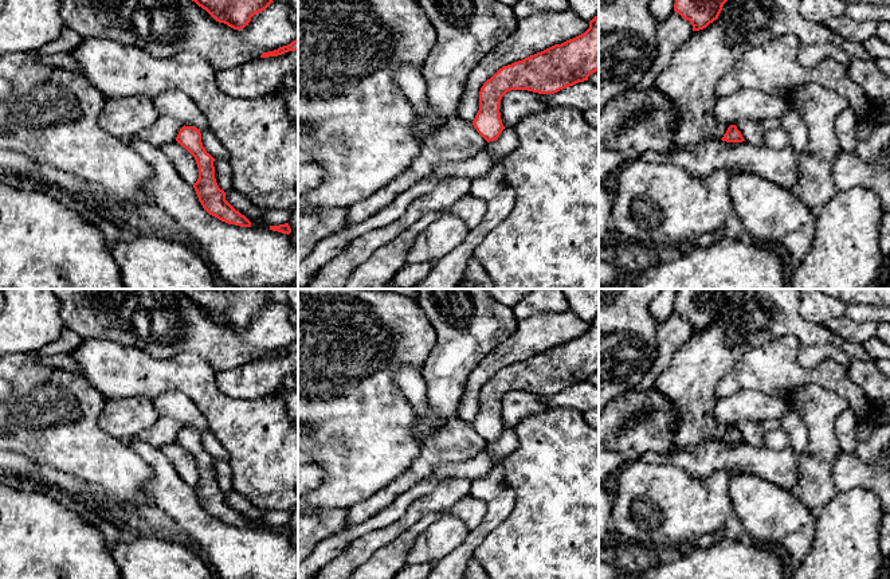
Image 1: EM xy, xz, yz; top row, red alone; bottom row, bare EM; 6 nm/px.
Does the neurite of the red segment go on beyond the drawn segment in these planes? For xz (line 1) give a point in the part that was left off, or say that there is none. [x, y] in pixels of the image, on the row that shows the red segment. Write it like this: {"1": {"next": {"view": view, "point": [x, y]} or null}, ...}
{"1": {"next": null}}

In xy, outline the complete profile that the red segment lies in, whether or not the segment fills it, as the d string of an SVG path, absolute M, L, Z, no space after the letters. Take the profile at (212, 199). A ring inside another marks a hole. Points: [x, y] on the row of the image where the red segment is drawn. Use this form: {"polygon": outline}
{"polygon": "M184 125L176 141L196 160L199 179L193 188L203 208L228 224L251 227L251 222L226 200L226 192L219 188L215 179L215 159L203 146L200 129Z"}

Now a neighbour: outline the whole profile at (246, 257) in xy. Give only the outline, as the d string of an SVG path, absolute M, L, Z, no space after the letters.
M138 138L128 144L154 172L145 202L161 208L201 247L221 279L236 289L281 289L298 282L298 244L287 234L219 220L203 208L193 185L179 176L160 148Z

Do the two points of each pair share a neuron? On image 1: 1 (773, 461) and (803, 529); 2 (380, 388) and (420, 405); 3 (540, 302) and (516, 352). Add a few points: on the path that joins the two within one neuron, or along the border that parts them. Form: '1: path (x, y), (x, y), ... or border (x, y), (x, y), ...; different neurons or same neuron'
1: border (757, 476), (789, 491); different neurons
2: border (395, 370), (395, 384), (418, 414); different neurons
3: border (565, 310), (537, 312), (518, 321); different neurons

